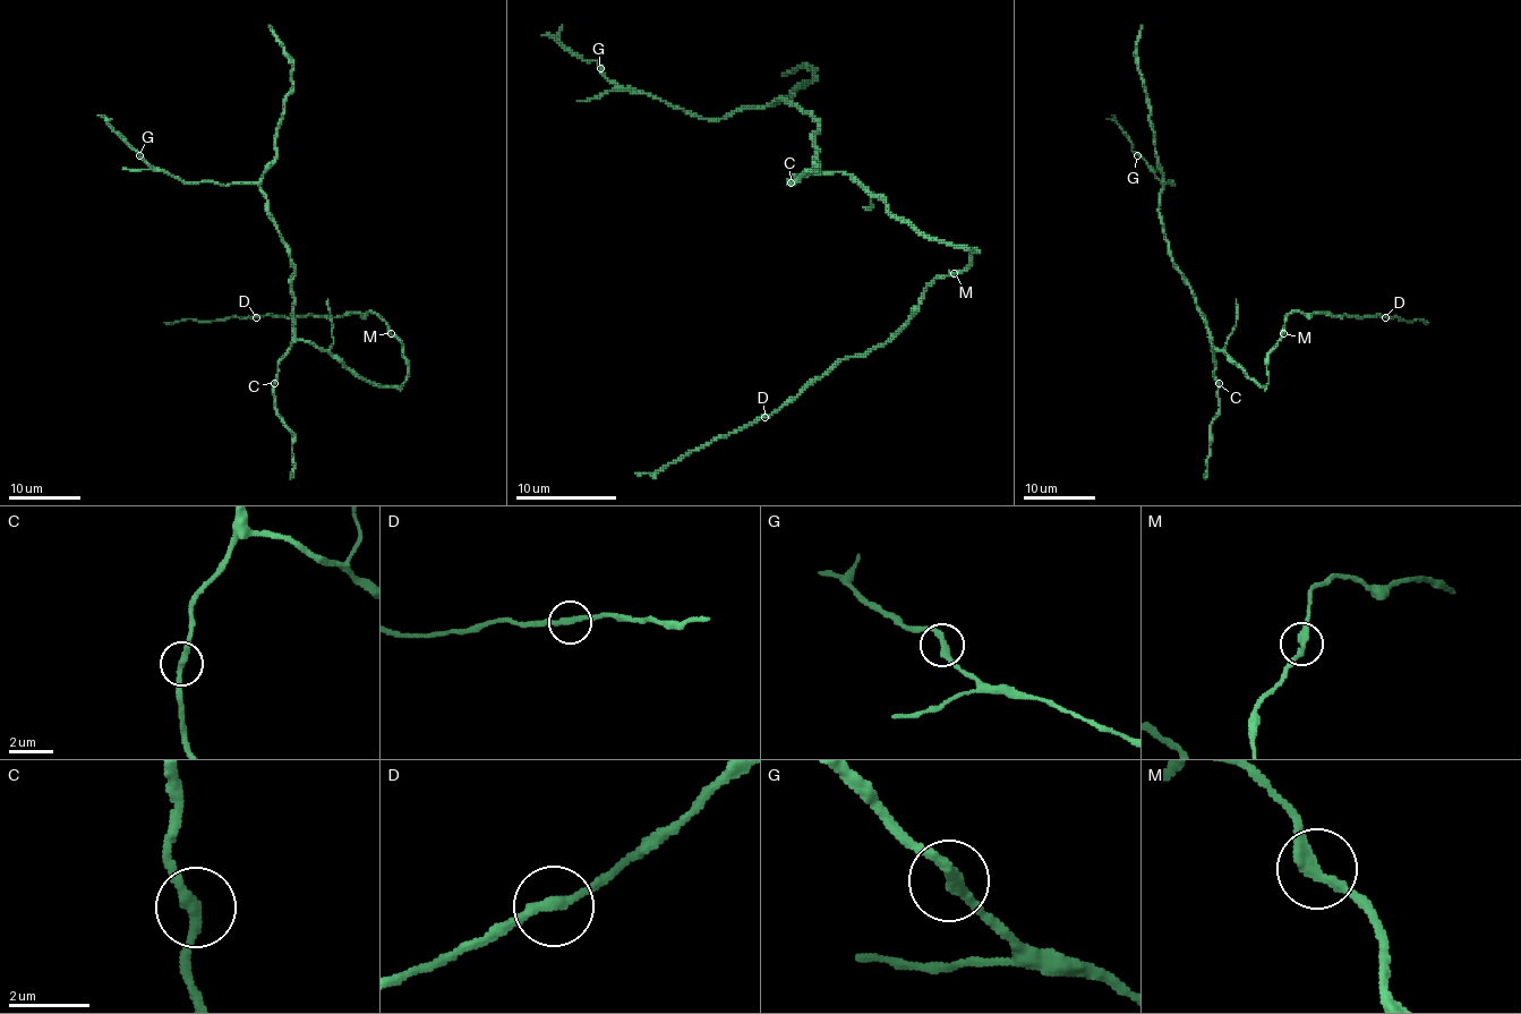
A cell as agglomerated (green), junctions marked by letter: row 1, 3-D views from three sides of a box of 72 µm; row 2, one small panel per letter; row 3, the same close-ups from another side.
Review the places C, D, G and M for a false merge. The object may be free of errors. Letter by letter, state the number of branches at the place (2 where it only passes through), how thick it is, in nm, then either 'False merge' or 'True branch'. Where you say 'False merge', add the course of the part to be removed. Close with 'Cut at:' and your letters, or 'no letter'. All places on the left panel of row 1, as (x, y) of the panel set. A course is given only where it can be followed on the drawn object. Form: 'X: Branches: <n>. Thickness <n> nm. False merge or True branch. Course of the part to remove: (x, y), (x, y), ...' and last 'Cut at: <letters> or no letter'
C: Branches: 2. Thickness 280 nm. True branch
D: Branches: 2. Thickness 260 nm. True branch
G: Branches: 2. Thickness 280 nm. True branch
M: Branches: 2. Thickness 280 nm. True branch
Cut at: no letter

